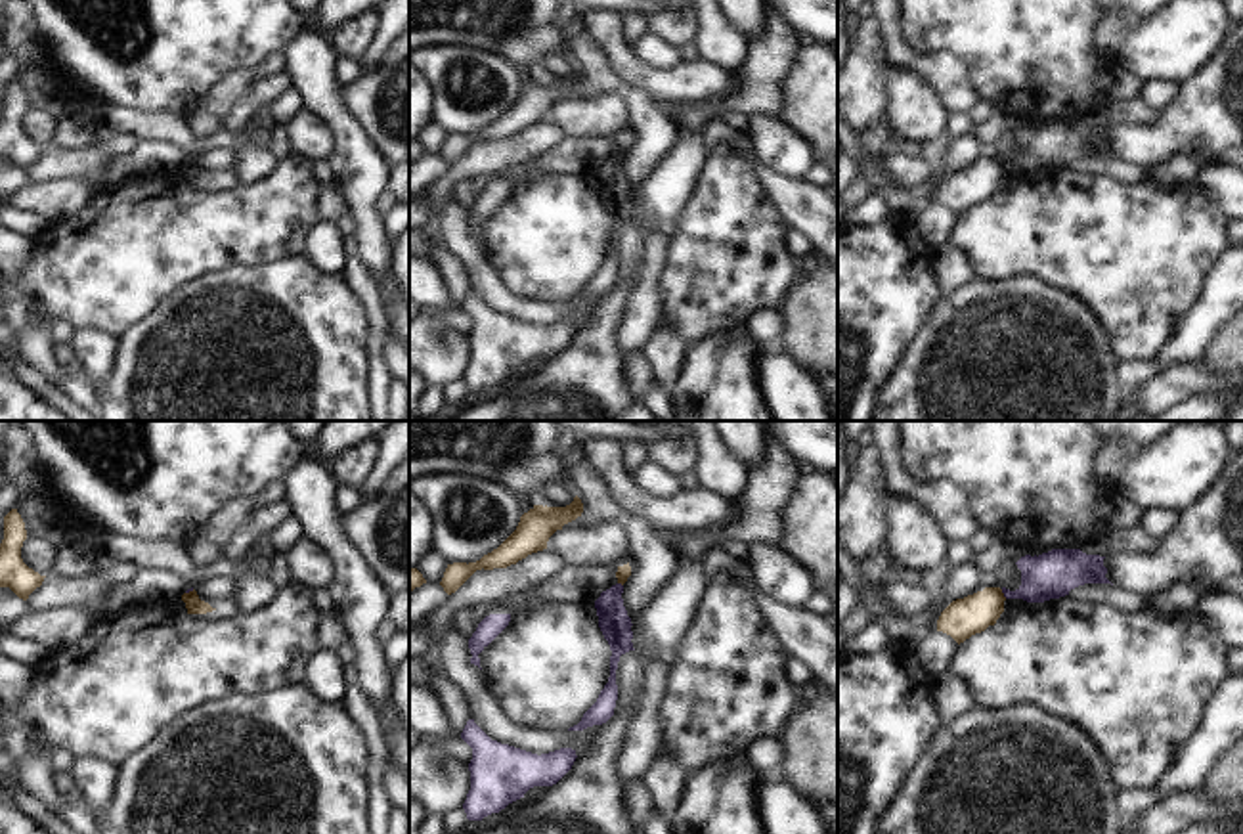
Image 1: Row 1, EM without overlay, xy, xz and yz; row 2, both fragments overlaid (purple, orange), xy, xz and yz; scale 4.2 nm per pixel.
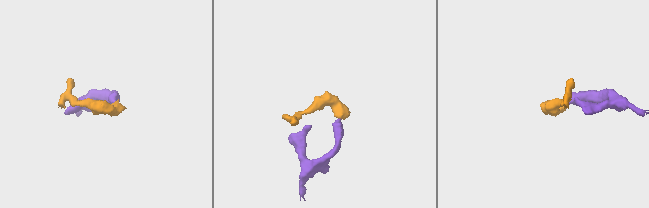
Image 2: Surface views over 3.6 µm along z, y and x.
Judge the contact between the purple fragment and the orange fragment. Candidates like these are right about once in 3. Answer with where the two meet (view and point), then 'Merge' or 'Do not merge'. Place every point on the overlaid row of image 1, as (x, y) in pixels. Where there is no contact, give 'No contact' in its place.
Touches purple at yz (1003, 592). Do not merge

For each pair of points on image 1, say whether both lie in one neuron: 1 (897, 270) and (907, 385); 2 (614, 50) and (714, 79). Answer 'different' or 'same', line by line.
1: different
2: same

